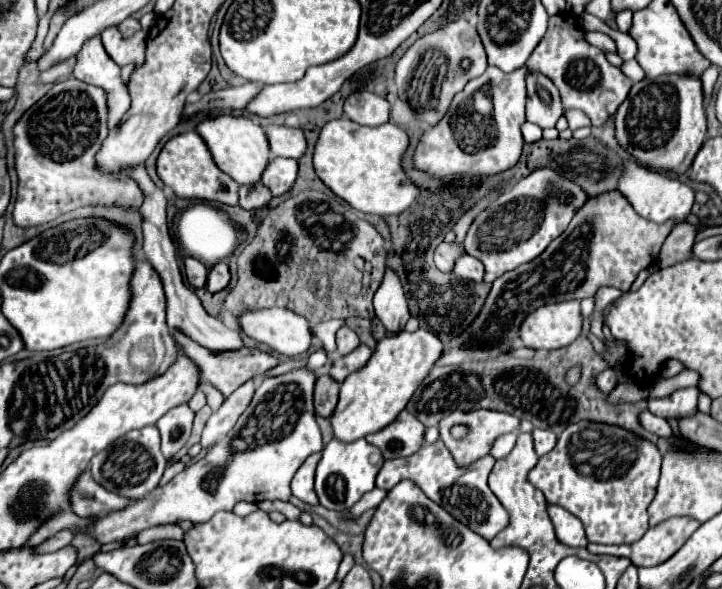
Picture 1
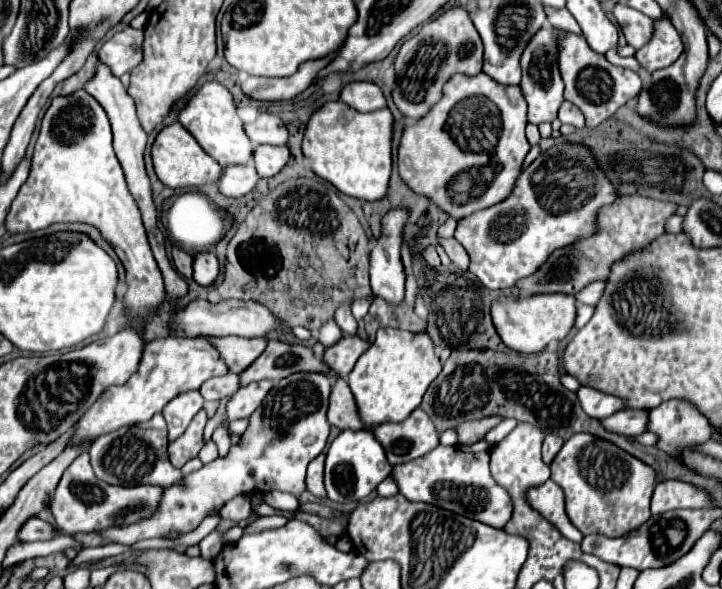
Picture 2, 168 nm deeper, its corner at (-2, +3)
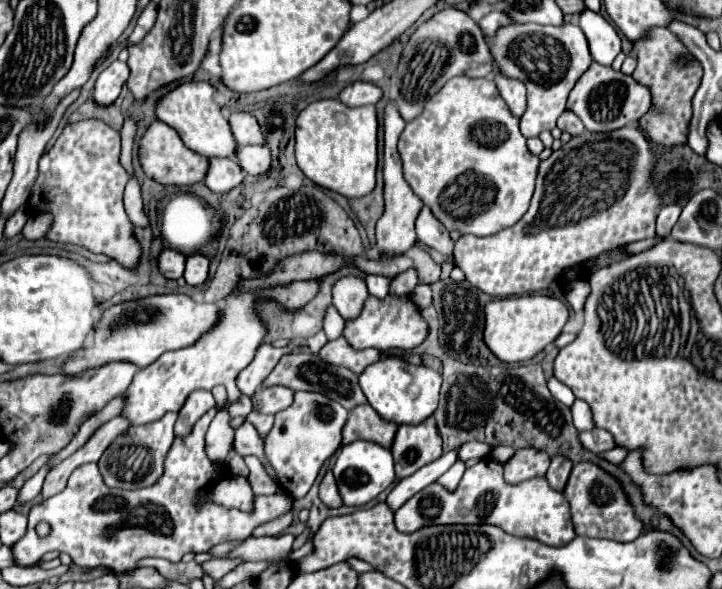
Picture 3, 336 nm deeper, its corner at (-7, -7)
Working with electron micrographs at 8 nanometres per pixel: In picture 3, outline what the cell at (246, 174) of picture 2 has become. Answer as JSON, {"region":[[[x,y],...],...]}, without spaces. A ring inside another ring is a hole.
{"region":[[[209,158],[205,186],[213,192],[225,194],[243,182],[243,172],[233,158]]]}

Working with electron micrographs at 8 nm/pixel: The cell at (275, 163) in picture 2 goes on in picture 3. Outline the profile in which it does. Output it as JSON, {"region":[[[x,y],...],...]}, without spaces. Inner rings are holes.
{"region":[[[237,146],[235,158],[239,160],[239,166],[253,176],[265,174],[271,166],[271,154],[267,146]]]}

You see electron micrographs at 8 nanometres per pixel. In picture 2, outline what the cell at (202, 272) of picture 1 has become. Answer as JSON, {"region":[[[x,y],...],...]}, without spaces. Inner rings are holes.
{"region":[[[174,248],[172,250],[172,262],[176,266],[176,270],[186,276],[186,278],[192,278],[192,264],[194,264],[194,258],[190,254],[186,254],[184,250],[178,250]]]}

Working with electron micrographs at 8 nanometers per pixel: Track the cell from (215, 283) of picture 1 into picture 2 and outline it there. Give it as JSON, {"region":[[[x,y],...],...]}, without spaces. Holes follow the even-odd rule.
{"region":[[[202,252],[194,258],[194,280],[200,286],[210,286],[220,274],[220,264],[214,252]]]}

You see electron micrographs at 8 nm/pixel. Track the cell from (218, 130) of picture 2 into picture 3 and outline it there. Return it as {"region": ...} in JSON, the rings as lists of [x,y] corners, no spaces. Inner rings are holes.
{"region":[[[183,82],[175,90],[163,94],[155,104],[155,114],[161,122],[175,128],[181,136],[183,144],[197,154],[203,156],[219,156],[219,158],[233,158],[237,142],[233,138],[231,126],[227,118],[221,114],[221,106],[213,100],[215,88],[209,82]]]}

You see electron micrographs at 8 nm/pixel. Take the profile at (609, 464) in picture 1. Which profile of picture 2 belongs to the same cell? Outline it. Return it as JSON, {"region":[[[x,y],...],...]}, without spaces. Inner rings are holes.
{"region":[[[574,434],[574,438],[564,442],[550,470],[550,478],[564,490],[566,514],[582,534],[620,538],[650,518],[650,500],[656,486],[654,468],[608,440],[594,438],[592,434]]]}

